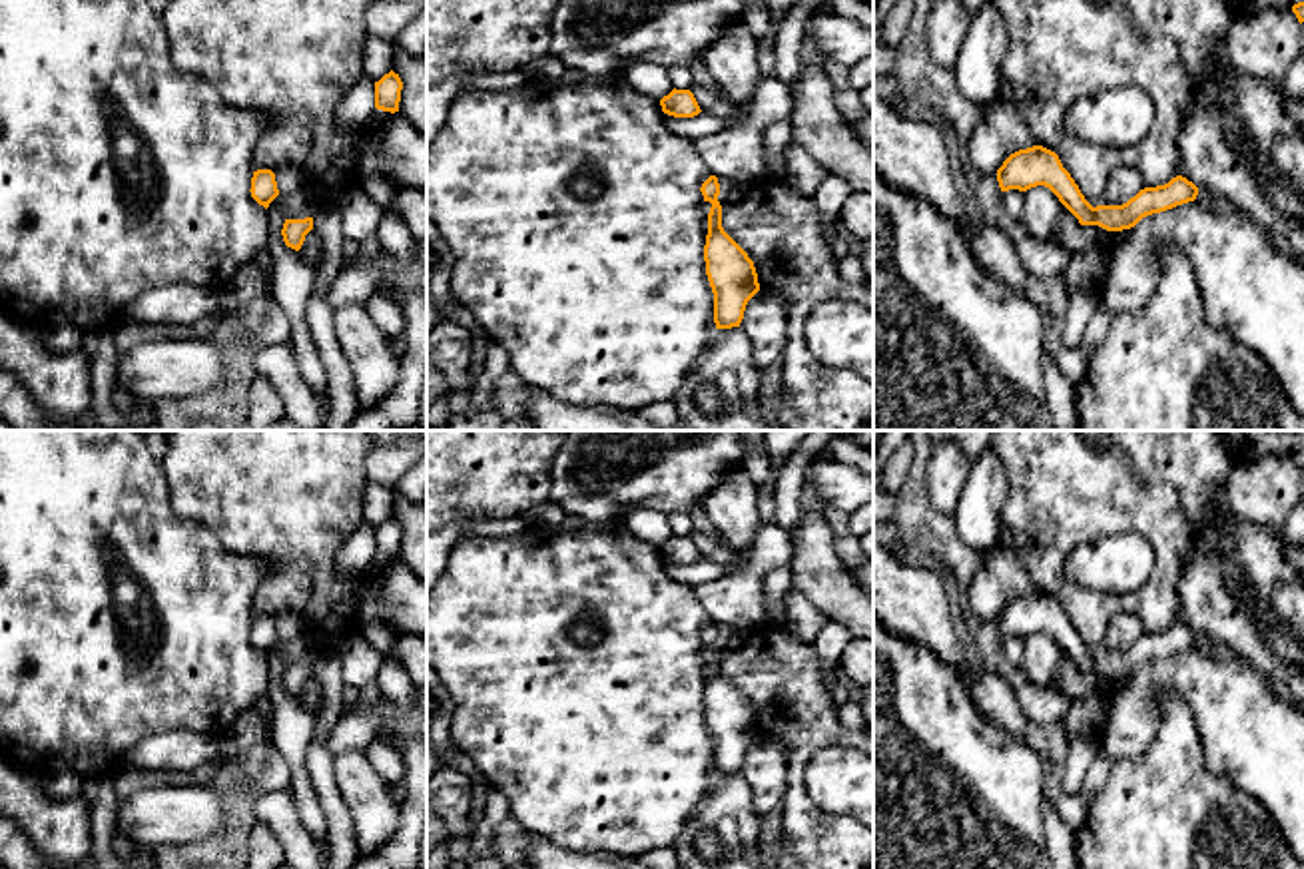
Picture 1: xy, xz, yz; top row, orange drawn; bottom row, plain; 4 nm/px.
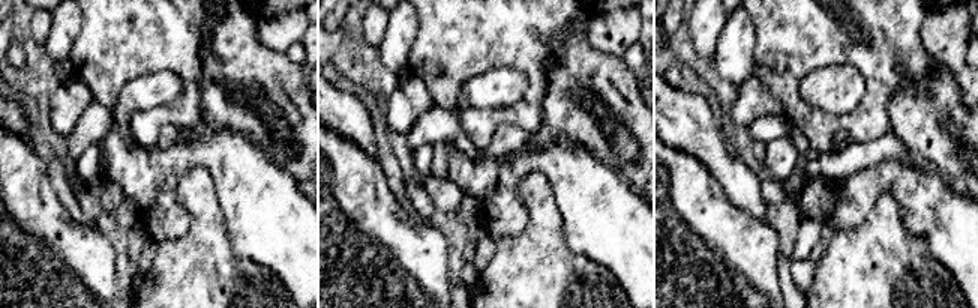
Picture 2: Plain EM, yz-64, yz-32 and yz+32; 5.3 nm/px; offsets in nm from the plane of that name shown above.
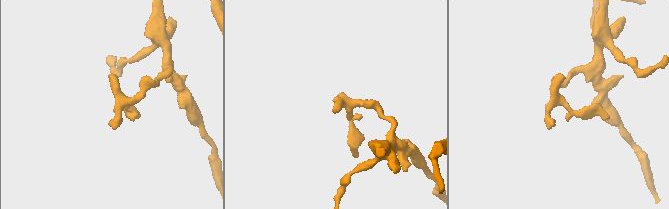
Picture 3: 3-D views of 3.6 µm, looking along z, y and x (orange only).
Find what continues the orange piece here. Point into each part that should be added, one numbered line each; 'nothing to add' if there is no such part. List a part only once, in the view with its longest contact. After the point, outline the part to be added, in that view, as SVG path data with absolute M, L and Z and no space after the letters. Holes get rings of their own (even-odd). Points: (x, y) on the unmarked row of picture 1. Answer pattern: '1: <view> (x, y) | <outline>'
nothing to add

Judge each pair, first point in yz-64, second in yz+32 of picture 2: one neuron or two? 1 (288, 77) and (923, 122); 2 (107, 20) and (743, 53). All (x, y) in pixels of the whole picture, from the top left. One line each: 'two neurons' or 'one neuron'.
1: one neuron
2: two neurons

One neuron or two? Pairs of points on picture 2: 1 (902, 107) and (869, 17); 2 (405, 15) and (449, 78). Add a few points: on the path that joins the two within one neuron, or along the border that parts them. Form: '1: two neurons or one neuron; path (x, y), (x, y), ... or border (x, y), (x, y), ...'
1: two neurons; border (930, 78), (890, 99), (890, 126)
2: two neurons; border (417, 15), (417, 35), (410, 51), (408, 65)

